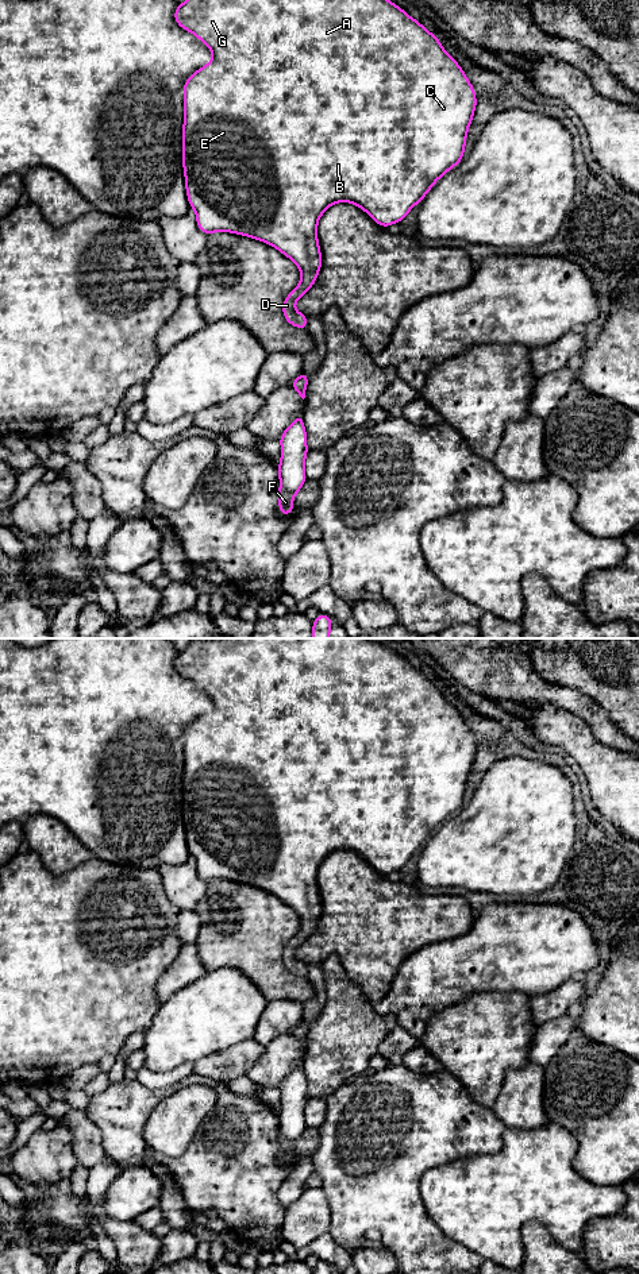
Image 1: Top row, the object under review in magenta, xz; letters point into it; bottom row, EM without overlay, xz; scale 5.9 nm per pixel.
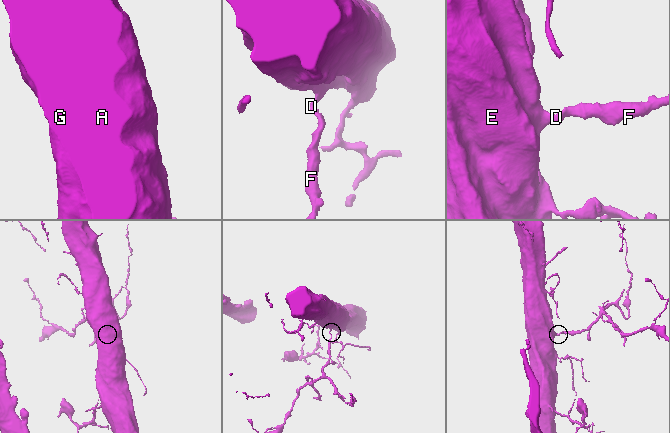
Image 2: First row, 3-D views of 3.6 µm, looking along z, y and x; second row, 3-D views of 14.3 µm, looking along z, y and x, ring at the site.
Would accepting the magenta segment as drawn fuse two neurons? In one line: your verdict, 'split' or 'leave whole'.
leave whole

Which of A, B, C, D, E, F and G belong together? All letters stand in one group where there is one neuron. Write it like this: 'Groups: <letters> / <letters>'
Groups: A B C D E F G

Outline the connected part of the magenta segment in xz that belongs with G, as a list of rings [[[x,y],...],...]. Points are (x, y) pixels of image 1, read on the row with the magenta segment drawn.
[[[186,0],[177,5],[174,11],[174,20],[185,31],[195,34],[196,38],[204,42],[212,53],[211,62],[196,70],[185,81],[182,88],[184,92],[182,166],[184,166],[188,202],[190,208],[196,212],[197,227],[205,235],[209,235],[212,232],[231,232],[251,239],[257,239],[259,242],[265,242],[266,244],[277,248],[292,262],[295,262],[300,269],[301,279],[299,285],[286,296],[282,304],[282,314],[290,325],[307,331],[308,316],[297,312],[295,309],[295,304],[300,300],[301,296],[304,296],[313,286],[322,269],[322,252],[317,240],[317,223],[324,211],[334,204],[346,201],[359,206],[381,227],[386,228],[392,224],[400,223],[409,213],[409,211],[426,197],[426,194],[431,190],[434,184],[463,159],[467,131],[477,107],[477,97],[474,88],[467,80],[465,72],[458,65],[458,62],[446,53],[446,50],[439,42],[438,35],[434,35],[430,31],[427,31],[420,22],[411,18],[404,9],[401,9],[390,0]]]

